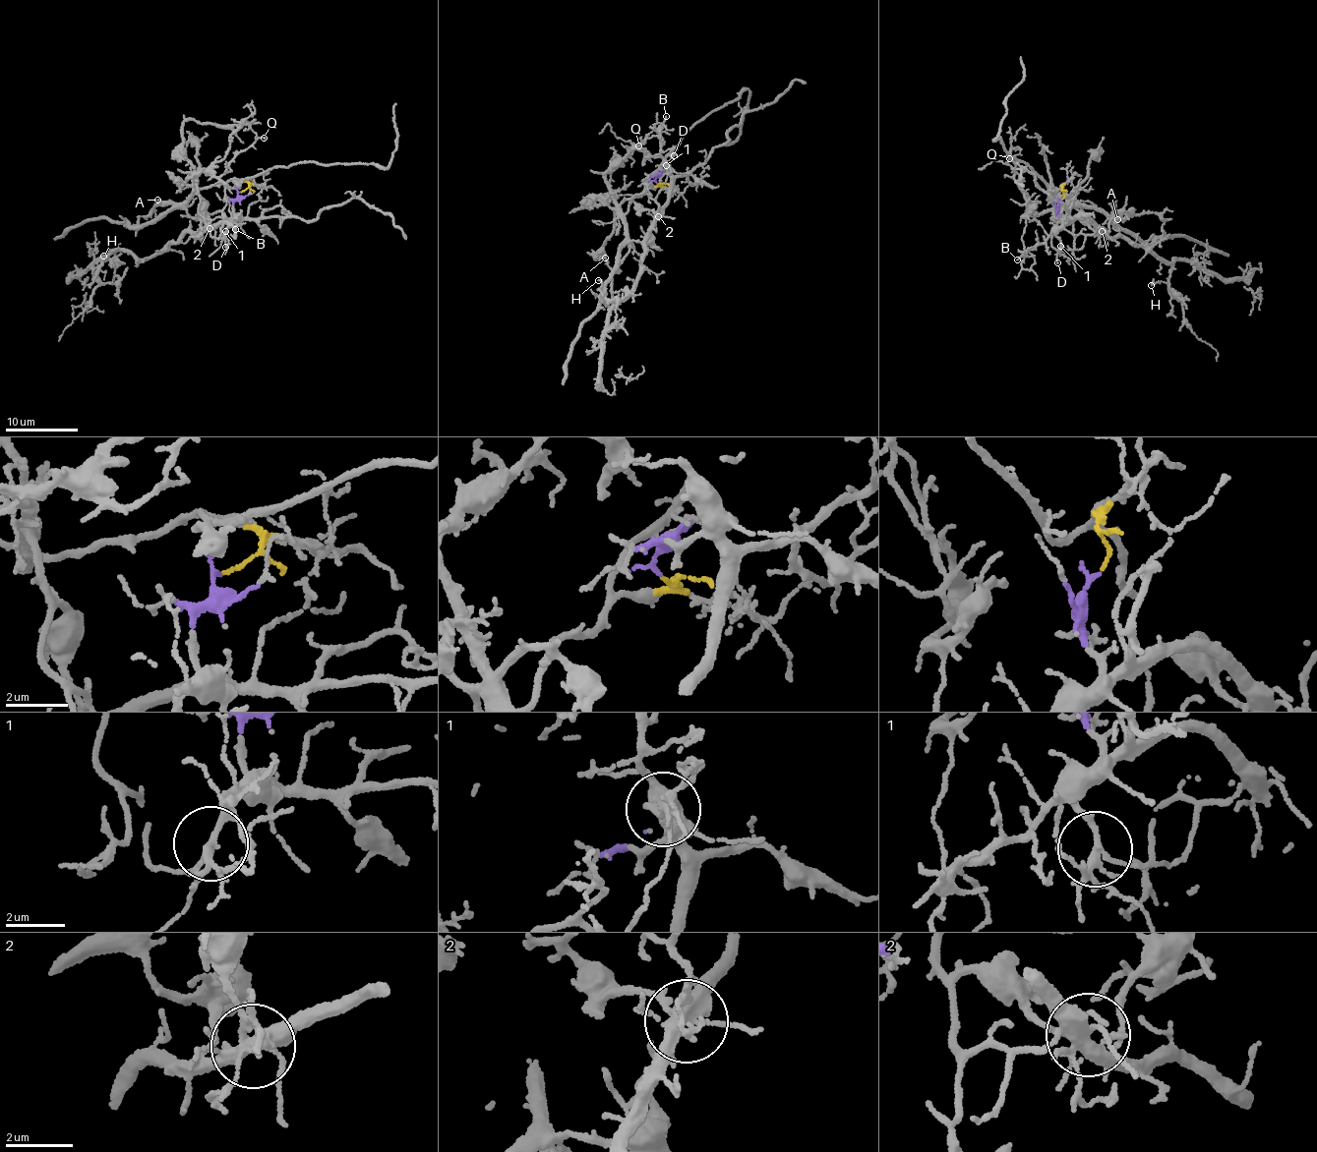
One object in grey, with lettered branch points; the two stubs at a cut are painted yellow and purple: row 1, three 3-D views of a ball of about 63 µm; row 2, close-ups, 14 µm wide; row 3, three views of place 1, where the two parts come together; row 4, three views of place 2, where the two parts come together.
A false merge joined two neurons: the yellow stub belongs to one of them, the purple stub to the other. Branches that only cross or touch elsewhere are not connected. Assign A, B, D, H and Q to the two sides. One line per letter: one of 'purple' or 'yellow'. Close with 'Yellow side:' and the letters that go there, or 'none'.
A: yellow
B: purple
D: purple
H: purple
Q: yellow
Yellow side: A, Q

